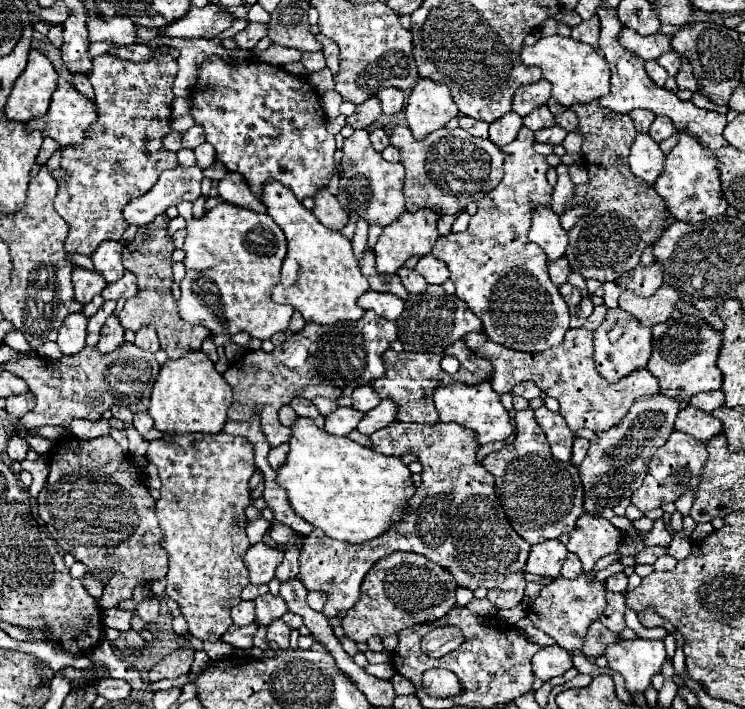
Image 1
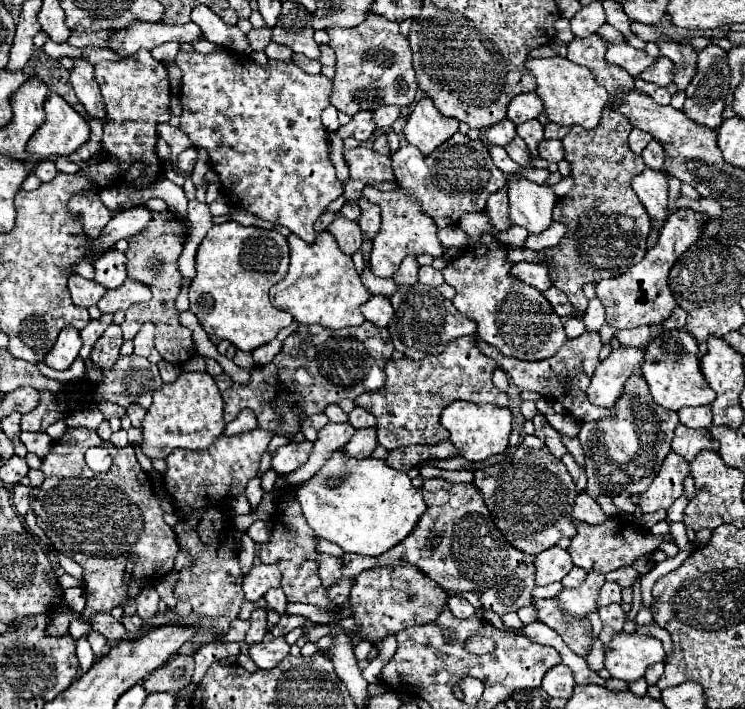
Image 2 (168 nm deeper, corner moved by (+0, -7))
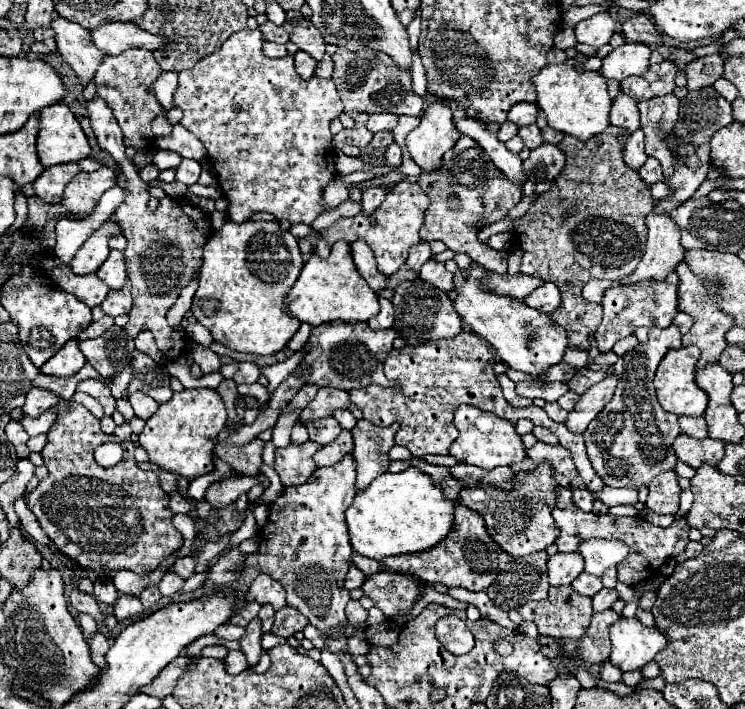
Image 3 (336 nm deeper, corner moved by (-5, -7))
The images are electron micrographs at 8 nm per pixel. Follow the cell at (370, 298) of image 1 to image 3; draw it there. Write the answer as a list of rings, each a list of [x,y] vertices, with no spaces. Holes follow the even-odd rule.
[[[379,297],[379,305],[381,305],[381,311],[367,321],[367,325],[371,329],[375,329],[375,331],[377,329],[389,329],[393,325],[393,319],[395,319],[395,309],[393,309],[393,305],[391,305],[389,299]]]

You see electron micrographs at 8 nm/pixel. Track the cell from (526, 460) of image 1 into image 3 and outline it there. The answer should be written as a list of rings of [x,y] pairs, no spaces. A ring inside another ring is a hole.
[[[547,461],[539,463],[531,473],[517,473],[517,483],[513,491],[501,491],[493,487],[463,487],[457,501],[465,503],[471,511],[483,515],[487,533],[495,539],[495,543],[513,557],[531,555],[535,551],[547,549],[555,543],[559,535],[559,527],[551,517],[551,507],[555,507],[555,487],[553,471]]]

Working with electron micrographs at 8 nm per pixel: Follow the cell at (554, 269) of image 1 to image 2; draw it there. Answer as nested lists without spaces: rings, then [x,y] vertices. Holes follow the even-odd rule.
[[[522,261],[522,263],[518,263],[516,267],[512,267],[512,271],[510,271],[514,277],[518,277],[518,279],[522,279],[524,283],[528,283],[528,285],[534,285],[536,289],[540,289],[540,291],[546,291],[546,289],[550,289],[550,275],[548,275],[548,269],[544,267],[544,265],[538,265],[538,263],[526,263],[526,261]]]

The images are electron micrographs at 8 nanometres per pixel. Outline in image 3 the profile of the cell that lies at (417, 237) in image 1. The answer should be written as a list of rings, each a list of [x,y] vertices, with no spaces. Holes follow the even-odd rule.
[[[401,181],[387,193],[385,201],[379,205],[379,209],[375,213],[371,213],[371,215],[357,213],[355,217],[337,219],[331,227],[323,229],[323,231],[311,231],[307,237],[299,239],[299,249],[303,255],[319,255],[325,259],[325,257],[329,257],[329,249],[335,241],[343,239],[347,243],[353,243],[357,239],[363,239],[371,247],[371,251],[377,259],[379,271],[385,275],[393,275],[401,265],[405,265],[409,247],[421,241],[419,229],[423,225],[423,213],[427,207],[429,207],[429,197],[423,193],[423,189],[419,185]]]

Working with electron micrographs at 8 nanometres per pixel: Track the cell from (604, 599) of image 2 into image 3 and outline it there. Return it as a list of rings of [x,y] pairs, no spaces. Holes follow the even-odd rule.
[[[603,587],[595,597],[593,597],[593,611],[599,613],[599,611],[605,611],[611,607],[611,603],[617,599],[617,591],[615,589],[607,589]]]

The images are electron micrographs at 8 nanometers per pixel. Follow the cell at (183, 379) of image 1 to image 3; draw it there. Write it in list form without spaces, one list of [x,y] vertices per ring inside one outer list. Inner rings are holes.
[[[183,389],[181,393],[173,393],[173,397],[167,403],[159,405],[159,411],[151,419],[147,419],[147,425],[137,439],[137,445],[147,451],[149,463],[157,465],[163,471],[171,471],[171,473],[177,473],[177,475],[193,481],[193,479],[213,471],[211,455],[213,455],[213,447],[215,447],[215,437],[223,431],[225,421],[227,421],[225,403],[215,389]]]

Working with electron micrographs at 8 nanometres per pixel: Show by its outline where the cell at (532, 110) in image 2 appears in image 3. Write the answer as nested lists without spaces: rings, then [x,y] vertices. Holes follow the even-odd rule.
[[[519,103],[515,107],[511,107],[509,111],[509,121],[513,121],[515,125],[531,125],[537,119],[537,105],[535,103]]]

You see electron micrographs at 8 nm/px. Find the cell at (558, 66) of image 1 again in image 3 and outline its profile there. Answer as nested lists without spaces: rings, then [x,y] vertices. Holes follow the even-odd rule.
[[[547,65],[533,79],[537,89],[537,105],[545,111],[549,127],[565,135],[573,135],[579,141],[587,141],[593,135],[599,135],[609,125],[611,99],[607,93],[607,83],[597,71],[579,73],[571,65]]]

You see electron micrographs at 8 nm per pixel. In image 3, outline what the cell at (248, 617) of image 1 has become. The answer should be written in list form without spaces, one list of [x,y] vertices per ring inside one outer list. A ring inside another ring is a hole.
[[[223,623],[213,633],[215,633],[215,637],[225,639],[225,641],[239,641],[239,637],[243,637],[243,627],[231,625],[231,623]]]

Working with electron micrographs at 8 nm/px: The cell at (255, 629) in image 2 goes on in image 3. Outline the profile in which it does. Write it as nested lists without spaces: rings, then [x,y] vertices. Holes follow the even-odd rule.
[[[251,619],[251,623],[245,627],[245,635],[239,639],[239,649],[247,657],[247,667],[255,667],[261,655],[261,621]]]

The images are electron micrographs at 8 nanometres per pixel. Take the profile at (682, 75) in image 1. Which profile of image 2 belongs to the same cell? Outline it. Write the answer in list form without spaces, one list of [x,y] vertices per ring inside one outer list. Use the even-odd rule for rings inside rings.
[[[660,39],[656,43],[660,45],[660,55],[668,57],[676,65],[674,83],[676,83],[678,91],[684,91],[696,73],[696,49],[692,49],[686,43],[678,43],[678,41],[662,41]]]

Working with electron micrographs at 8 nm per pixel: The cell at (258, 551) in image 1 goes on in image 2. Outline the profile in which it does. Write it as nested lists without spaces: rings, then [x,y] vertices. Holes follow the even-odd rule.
[[[256,563],[244,575],[244,587],[242,587],[244,597],[248,601],[256,601],[256,599],[264,597],[270,587],[278,587],[280,579],[282,579],[282,575],[280,575],[278,567],[266,565],[266,563]]]

